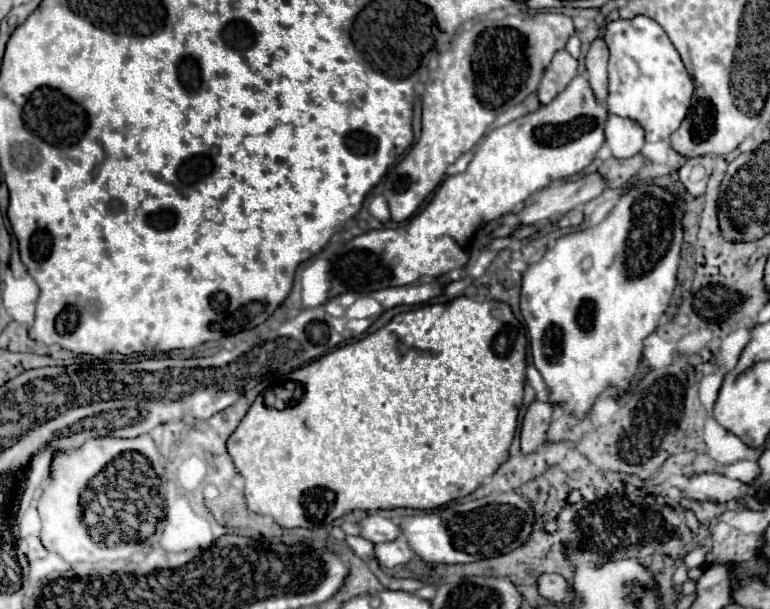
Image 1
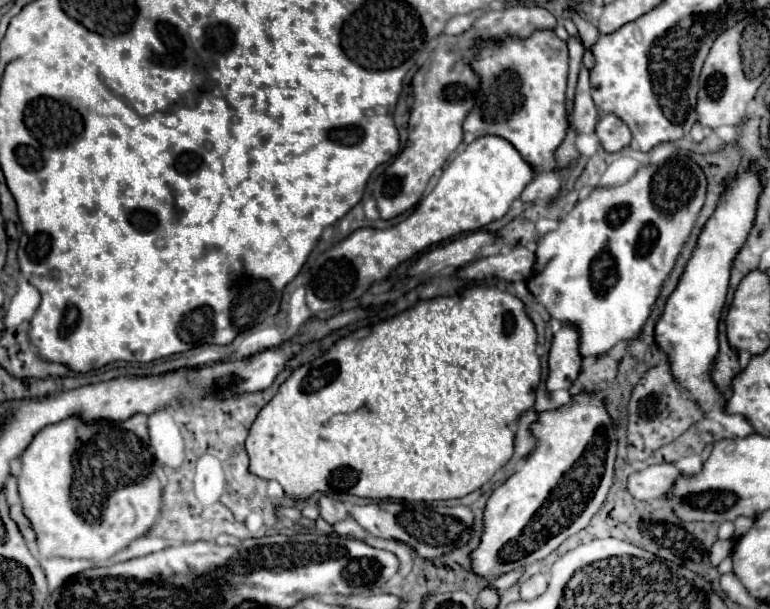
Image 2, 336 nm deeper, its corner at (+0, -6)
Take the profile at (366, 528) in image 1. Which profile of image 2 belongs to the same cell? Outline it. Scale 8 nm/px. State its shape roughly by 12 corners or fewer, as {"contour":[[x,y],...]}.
{"contour":[[320,497],[318,511],[330,525],[348,517],[348,507],[332,497]]}

